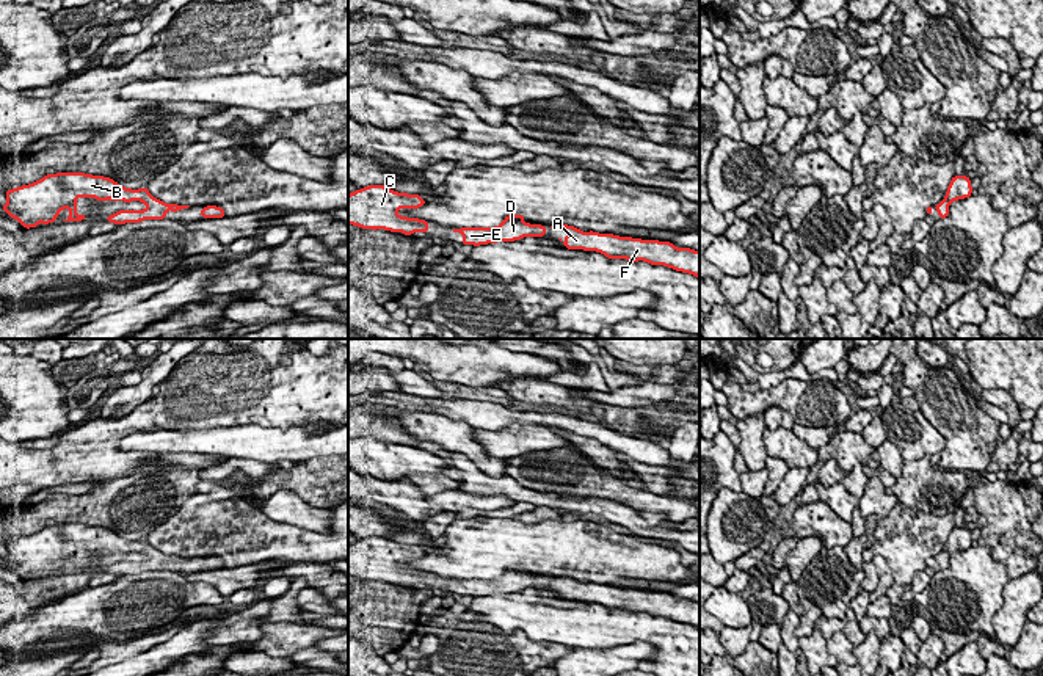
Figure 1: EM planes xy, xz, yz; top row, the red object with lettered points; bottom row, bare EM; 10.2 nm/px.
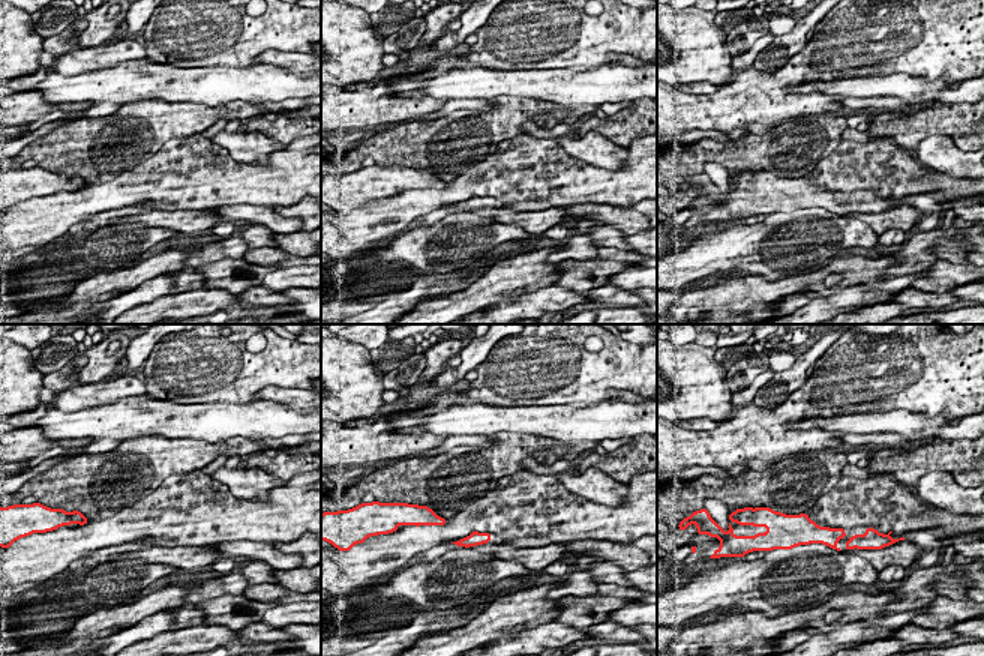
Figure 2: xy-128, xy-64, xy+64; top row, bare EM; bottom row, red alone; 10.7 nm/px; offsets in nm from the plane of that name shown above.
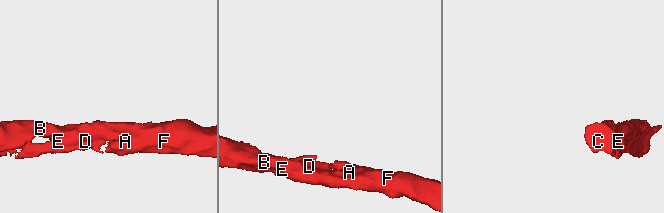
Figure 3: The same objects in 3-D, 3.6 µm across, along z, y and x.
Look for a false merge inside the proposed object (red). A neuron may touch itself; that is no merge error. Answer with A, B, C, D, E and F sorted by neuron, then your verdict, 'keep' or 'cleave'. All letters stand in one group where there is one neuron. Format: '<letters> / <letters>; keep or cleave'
A B C D E F; keep

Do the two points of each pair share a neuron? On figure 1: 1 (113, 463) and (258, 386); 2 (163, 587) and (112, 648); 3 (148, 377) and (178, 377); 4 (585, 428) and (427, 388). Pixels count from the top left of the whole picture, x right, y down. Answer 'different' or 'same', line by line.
1: same
2: different
3: different
4: different

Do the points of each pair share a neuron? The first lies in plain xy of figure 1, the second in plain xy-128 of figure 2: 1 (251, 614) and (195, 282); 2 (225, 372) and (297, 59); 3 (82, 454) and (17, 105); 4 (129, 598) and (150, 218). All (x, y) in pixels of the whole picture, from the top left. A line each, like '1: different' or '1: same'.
1: same
2: different
3: same
4: different

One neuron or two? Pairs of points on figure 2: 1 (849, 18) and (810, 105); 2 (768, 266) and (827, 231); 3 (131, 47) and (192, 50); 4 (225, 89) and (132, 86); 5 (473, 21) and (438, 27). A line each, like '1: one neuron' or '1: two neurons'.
1: one neuron
2: one neuron
3: two neurons
4: one neuron
5: two neurons

